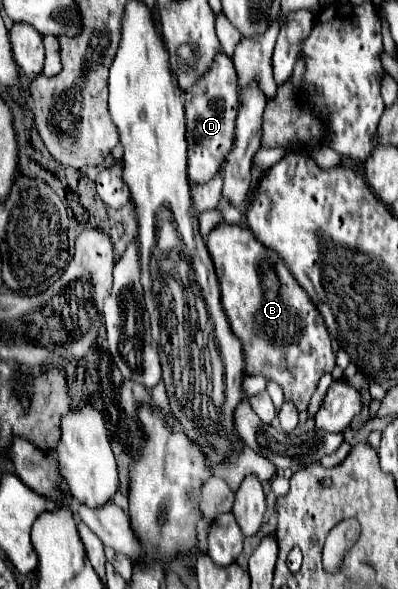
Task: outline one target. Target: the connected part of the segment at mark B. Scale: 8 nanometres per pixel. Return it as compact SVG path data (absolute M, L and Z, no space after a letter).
M219 223L207 235L207 249L217 271L223 311L231 323L231 331L237 335L245 351L247 373L259 375L267 381L277 381L285 389L285 399L293 401L299 411L305 411L311 395L317 389L319 379L325 373L331 373L335 367L335 353L331 351L329 331L321 313L311 303L307 293L299 287L281 257L275 251L263 247L247 227Z

